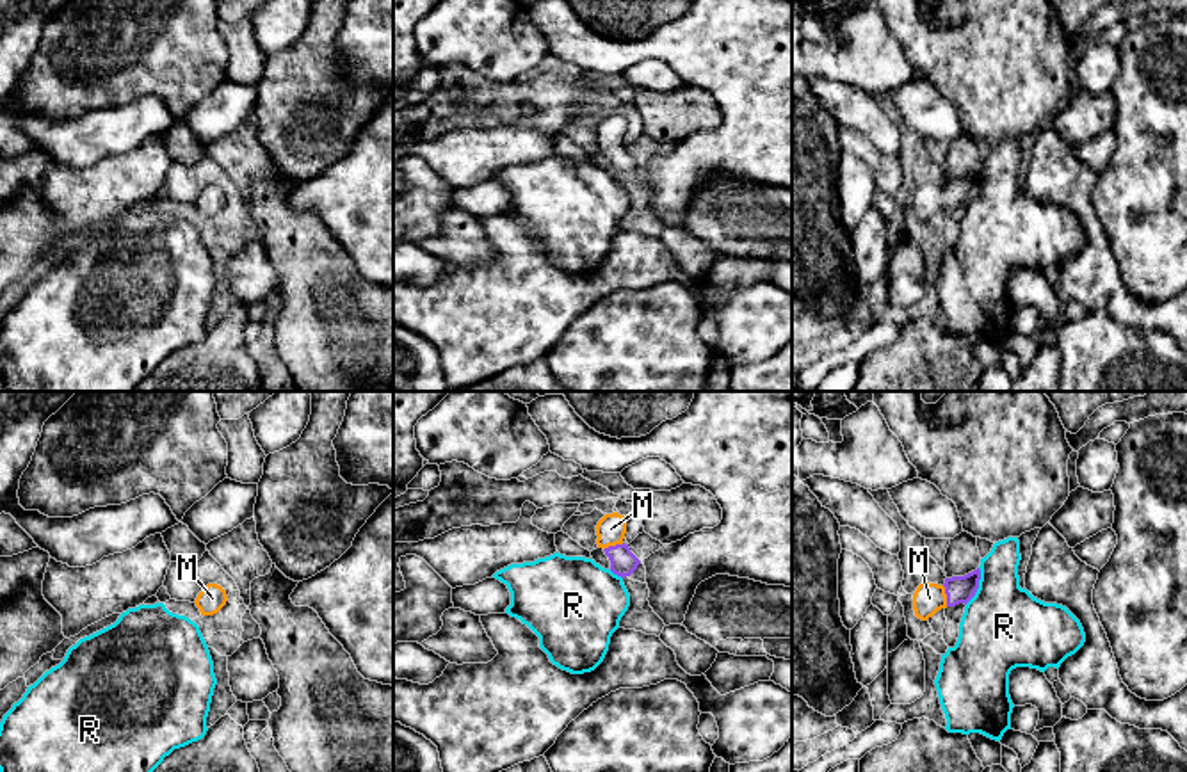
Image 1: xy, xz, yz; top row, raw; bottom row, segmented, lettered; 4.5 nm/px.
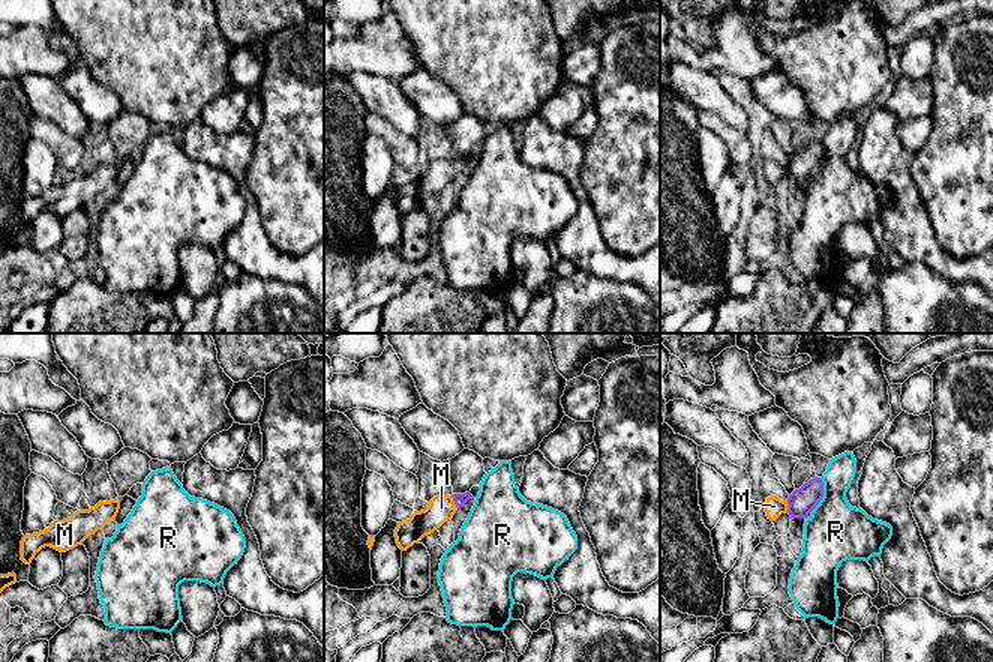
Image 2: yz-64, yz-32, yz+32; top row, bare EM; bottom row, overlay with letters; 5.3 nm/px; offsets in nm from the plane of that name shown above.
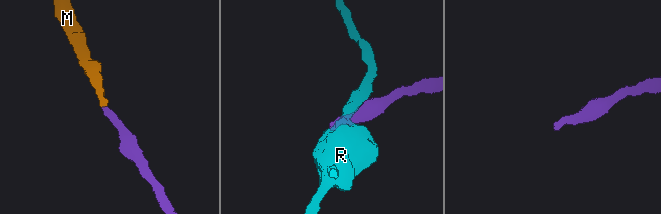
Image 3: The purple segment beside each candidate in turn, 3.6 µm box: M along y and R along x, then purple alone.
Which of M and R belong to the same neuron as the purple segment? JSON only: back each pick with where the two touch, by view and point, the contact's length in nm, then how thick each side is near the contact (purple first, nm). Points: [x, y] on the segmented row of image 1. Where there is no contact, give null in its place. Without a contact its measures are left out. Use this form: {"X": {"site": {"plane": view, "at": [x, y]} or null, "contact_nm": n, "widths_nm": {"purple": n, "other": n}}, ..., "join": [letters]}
{"M": {"site": {"plane": "yz", "at": [947, 596]}, "contact_nm": 100, "widths_nm": {"purple": 130, "other": 140}}, "join": ["M"]}

